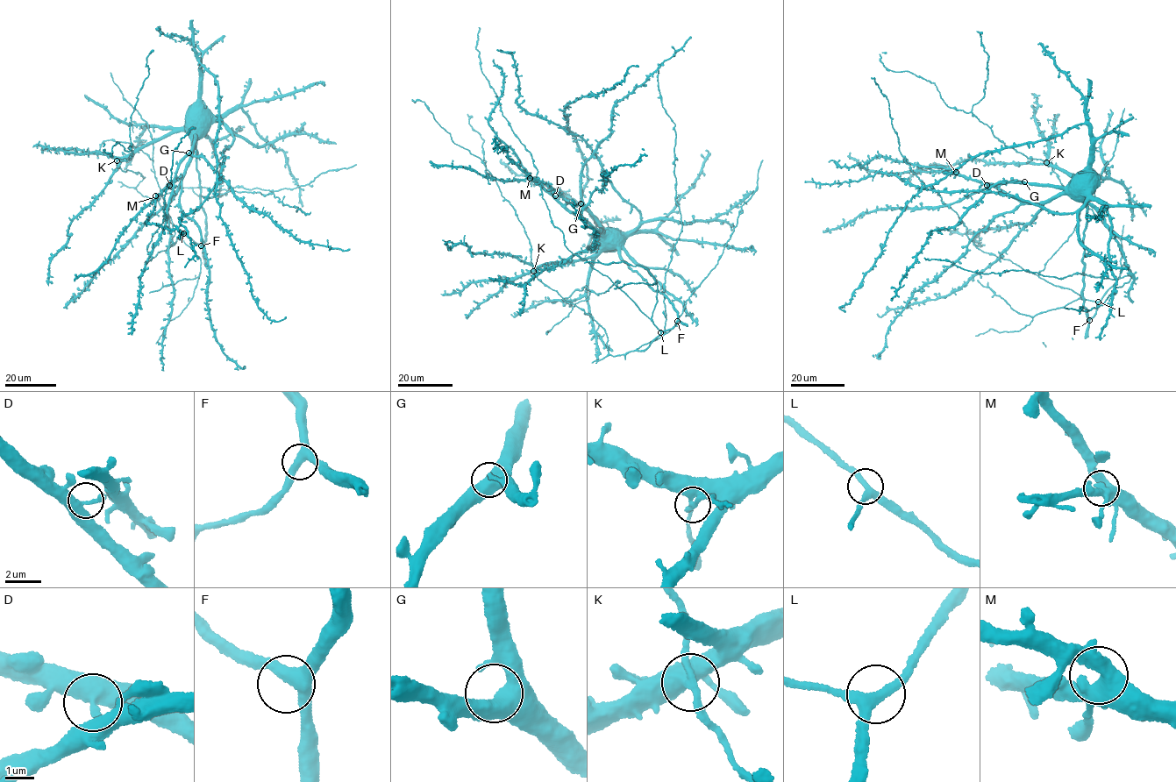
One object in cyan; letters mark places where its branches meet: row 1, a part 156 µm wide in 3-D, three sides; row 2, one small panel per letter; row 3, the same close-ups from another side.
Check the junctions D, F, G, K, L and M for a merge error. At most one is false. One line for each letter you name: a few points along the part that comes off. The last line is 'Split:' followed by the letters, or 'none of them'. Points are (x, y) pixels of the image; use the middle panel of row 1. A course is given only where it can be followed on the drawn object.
Split: none of them

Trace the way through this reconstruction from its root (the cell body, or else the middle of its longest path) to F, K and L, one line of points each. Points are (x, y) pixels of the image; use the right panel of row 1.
F: (1082, 257), (1084, 309), (1089, 320)
K: (1082, 257), (1086, 206), (1082, 188), (1075, 177), (1046, 162)
L: (1082, 257), (1084, 309), (1088, 318), (1094, 316), (1098, 302)

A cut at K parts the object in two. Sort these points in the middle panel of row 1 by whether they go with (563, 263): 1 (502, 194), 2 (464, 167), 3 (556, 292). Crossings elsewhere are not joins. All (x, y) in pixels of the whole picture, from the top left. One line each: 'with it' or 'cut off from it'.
1: cut off from it
2: with it
3: cut off from it

